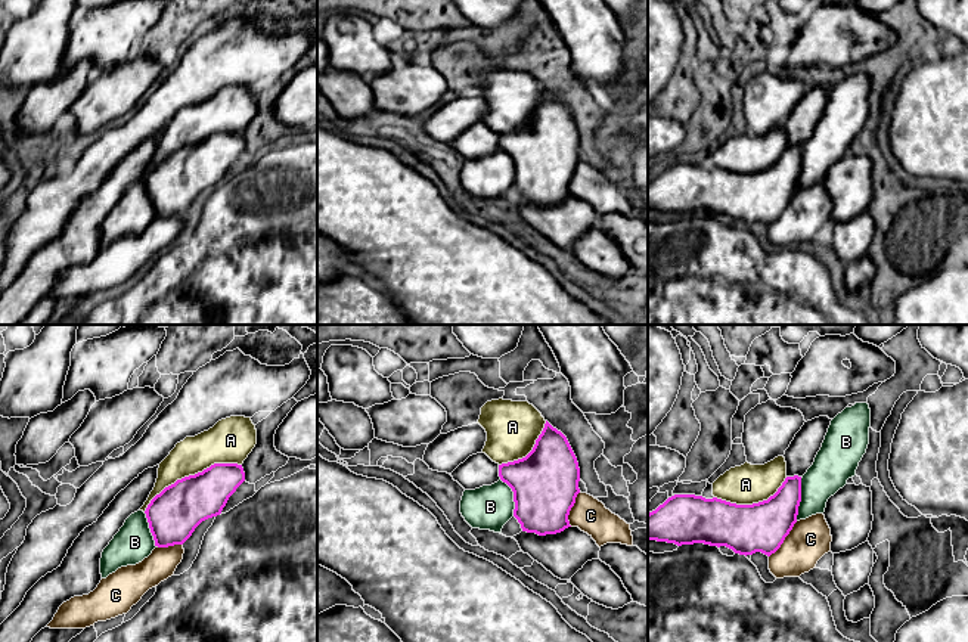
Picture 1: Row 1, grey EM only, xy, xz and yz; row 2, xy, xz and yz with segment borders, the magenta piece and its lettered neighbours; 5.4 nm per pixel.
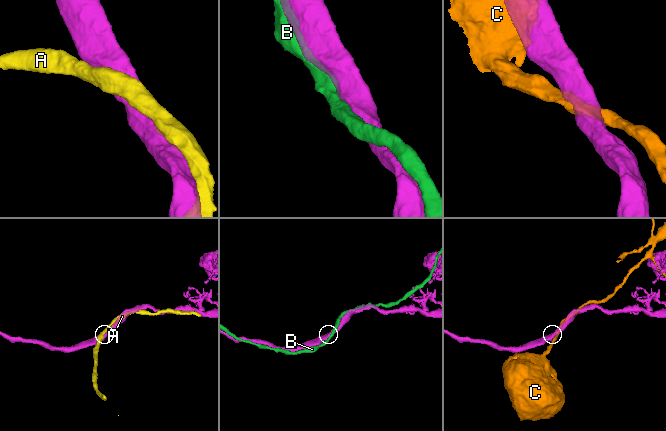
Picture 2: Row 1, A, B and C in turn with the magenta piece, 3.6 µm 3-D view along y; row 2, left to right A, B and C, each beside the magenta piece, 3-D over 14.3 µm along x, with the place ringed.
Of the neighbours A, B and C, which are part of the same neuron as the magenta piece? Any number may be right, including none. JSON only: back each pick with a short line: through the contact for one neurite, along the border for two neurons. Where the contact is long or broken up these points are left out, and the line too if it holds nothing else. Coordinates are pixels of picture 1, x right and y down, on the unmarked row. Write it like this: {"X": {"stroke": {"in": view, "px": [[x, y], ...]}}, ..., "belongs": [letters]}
{"belongs": []}

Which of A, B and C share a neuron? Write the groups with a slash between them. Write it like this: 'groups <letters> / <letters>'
groups A / B / C

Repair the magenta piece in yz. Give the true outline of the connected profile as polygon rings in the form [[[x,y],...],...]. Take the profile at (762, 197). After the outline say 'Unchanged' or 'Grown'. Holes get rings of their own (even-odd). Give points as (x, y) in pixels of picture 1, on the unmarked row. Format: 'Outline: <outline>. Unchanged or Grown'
Outline: [[[786,146],[767,170],[736,174],[674,164],[648,183],[648,210],[726,215],[739,224],[775,223],[797,192],[801,146]]]. Unchanged

